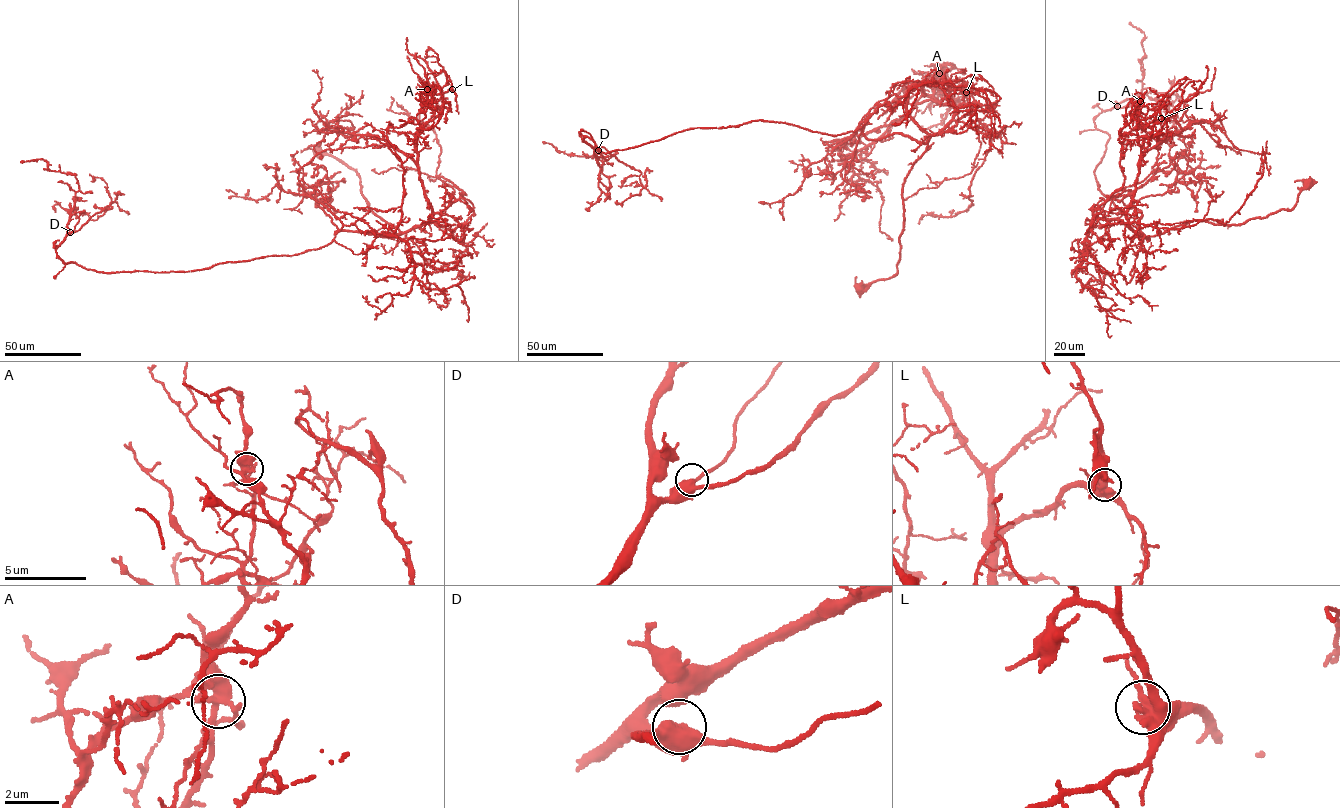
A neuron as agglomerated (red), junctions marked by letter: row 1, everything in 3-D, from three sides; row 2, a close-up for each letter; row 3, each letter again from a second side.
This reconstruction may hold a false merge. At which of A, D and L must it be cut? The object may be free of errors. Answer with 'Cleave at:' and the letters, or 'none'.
Cleave at: none

